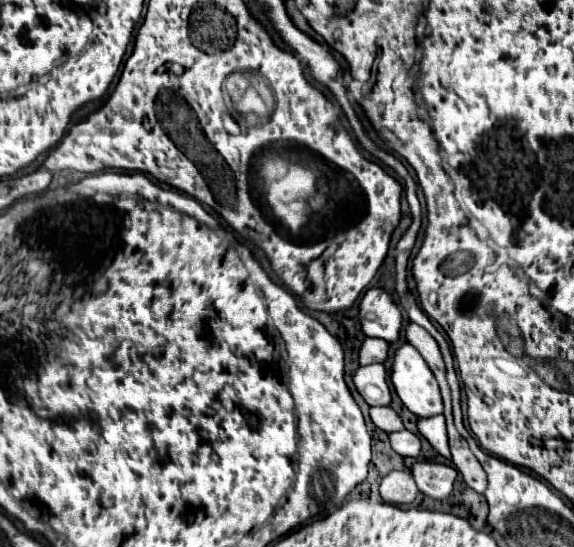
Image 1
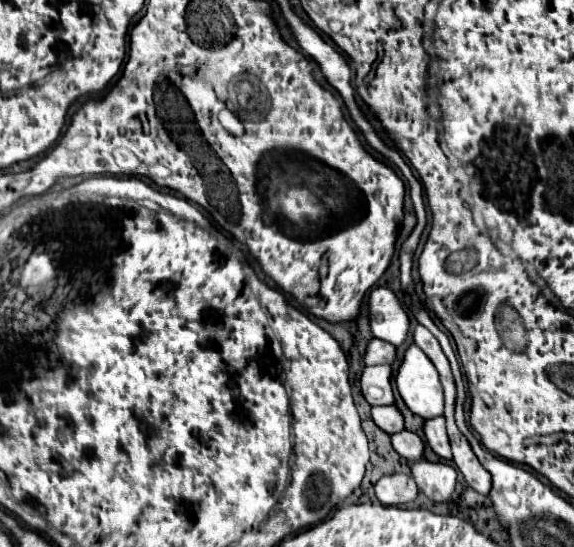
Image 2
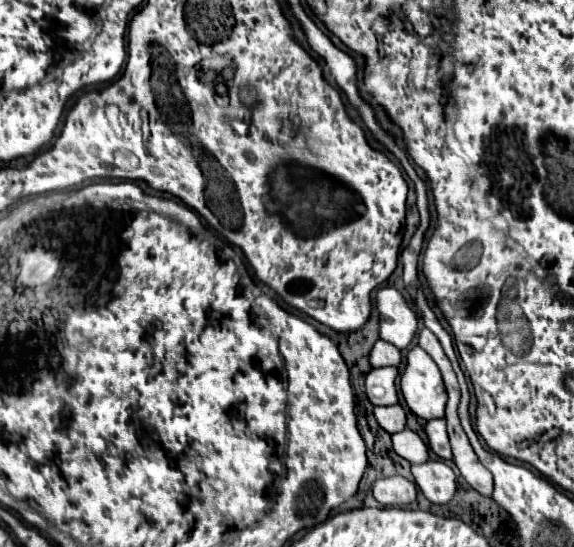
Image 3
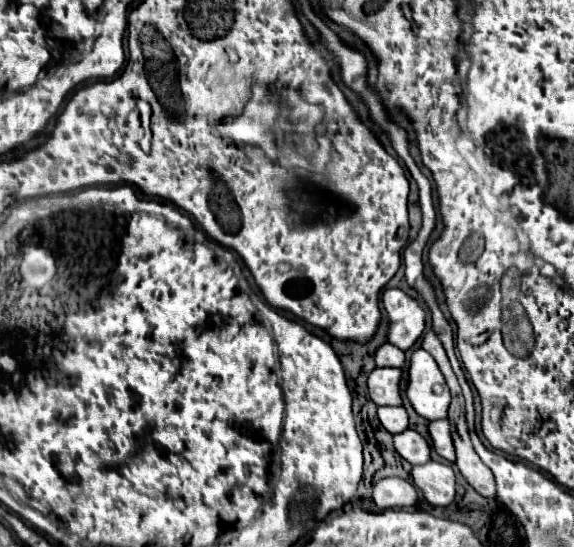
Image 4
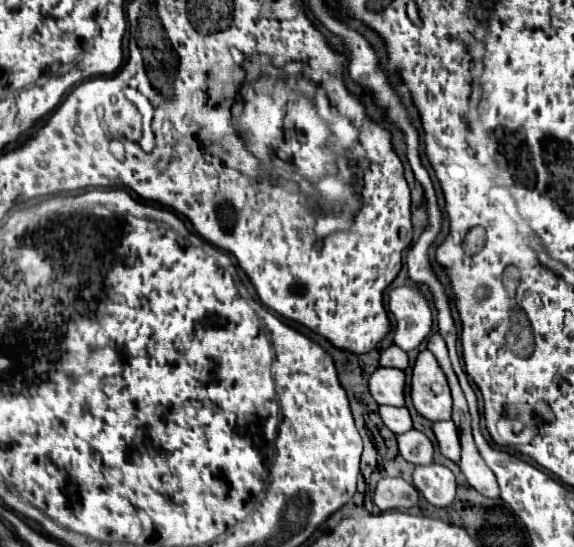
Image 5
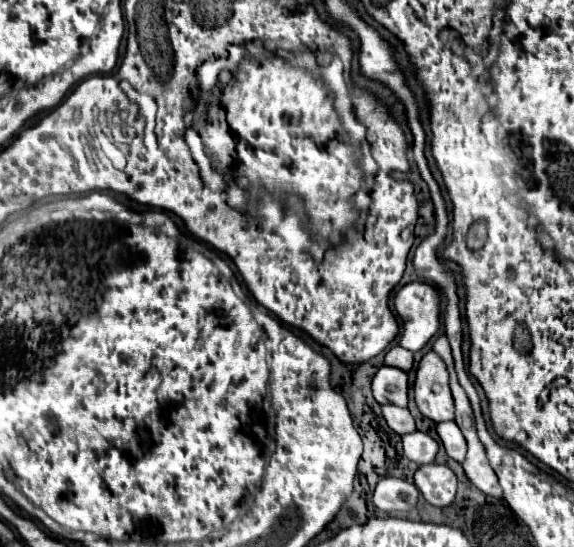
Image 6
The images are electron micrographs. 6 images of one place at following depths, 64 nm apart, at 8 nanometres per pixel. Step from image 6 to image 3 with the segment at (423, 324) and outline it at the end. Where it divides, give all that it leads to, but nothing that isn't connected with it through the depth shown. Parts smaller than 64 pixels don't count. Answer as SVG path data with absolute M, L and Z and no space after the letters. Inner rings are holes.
M380 288L376 292L376 308L380 316L380 338L396 348L406 348L418 330L416 312L396 288Z

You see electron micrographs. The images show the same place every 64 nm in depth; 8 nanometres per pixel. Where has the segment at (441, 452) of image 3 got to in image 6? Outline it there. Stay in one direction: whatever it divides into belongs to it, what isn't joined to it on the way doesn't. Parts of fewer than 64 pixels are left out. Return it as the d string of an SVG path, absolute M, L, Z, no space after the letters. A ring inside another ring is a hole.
M440 422L436 424L436 432L444 444L444 450L456 462L462 462L466 456L466 440L456 422Z

